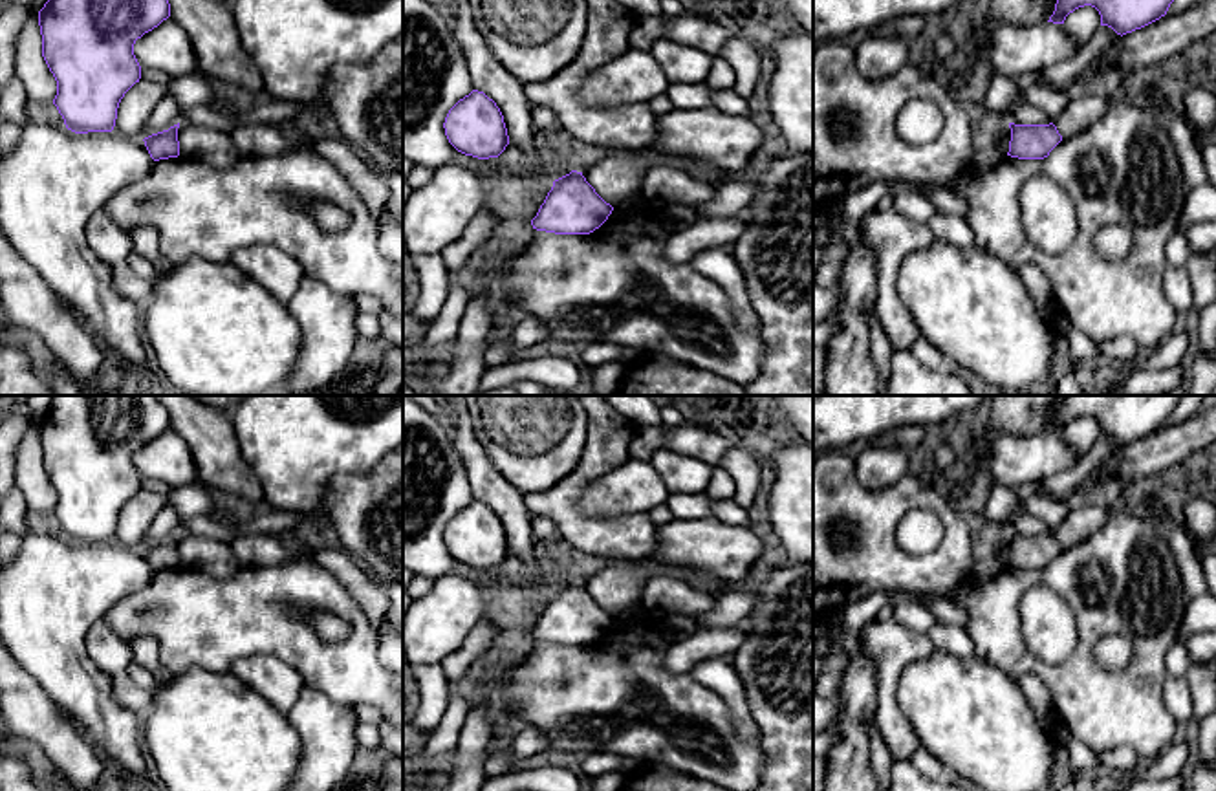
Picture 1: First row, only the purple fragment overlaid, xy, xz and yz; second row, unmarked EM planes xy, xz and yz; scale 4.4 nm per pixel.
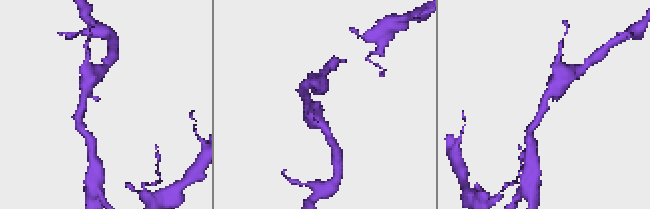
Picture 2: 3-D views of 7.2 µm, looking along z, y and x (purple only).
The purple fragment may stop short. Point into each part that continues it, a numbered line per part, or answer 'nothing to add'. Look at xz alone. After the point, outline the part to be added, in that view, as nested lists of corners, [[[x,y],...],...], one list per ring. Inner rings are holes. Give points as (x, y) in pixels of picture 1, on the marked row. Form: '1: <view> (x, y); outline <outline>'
nothing to add

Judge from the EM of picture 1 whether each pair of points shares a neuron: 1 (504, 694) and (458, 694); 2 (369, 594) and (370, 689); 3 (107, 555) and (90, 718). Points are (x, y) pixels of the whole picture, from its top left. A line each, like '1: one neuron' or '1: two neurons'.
1: two neurons
2: two neurons
3: one neuron

